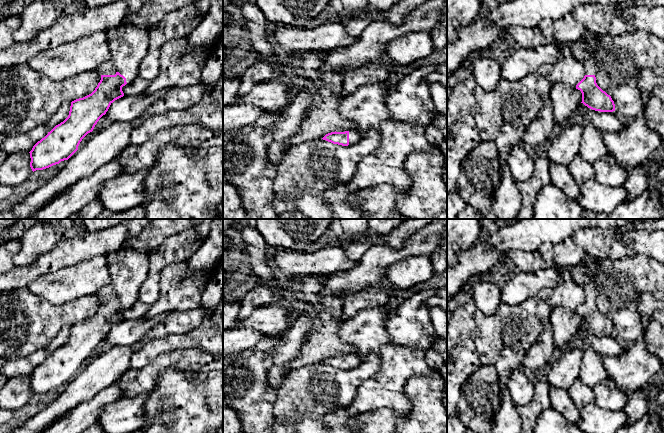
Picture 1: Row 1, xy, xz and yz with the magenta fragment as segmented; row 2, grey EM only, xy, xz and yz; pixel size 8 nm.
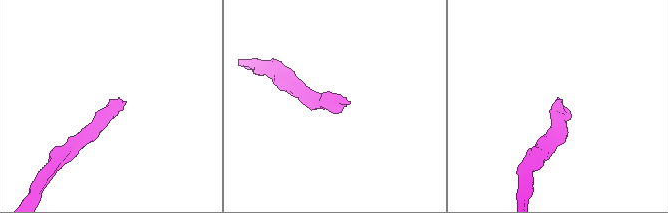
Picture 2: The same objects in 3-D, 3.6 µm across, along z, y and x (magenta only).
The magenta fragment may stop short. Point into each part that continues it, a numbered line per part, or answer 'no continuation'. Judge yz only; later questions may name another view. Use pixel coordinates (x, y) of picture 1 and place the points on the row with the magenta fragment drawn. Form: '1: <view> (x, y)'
1: yz (589, 64)

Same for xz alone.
1: xz (354, 136)

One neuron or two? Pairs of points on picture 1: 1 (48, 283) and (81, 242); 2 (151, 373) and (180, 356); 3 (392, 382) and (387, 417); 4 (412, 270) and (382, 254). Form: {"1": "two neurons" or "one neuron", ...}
{"1": "two neurons", "2": "one neuron", "3": "two neurons", "4": "two neurons"}

